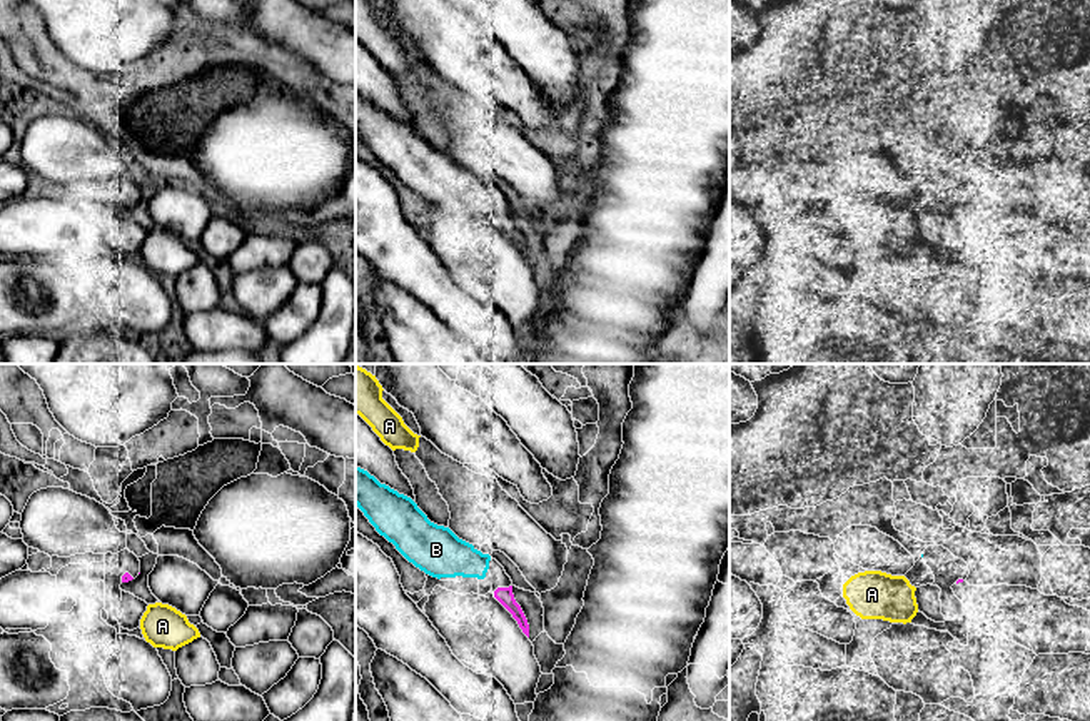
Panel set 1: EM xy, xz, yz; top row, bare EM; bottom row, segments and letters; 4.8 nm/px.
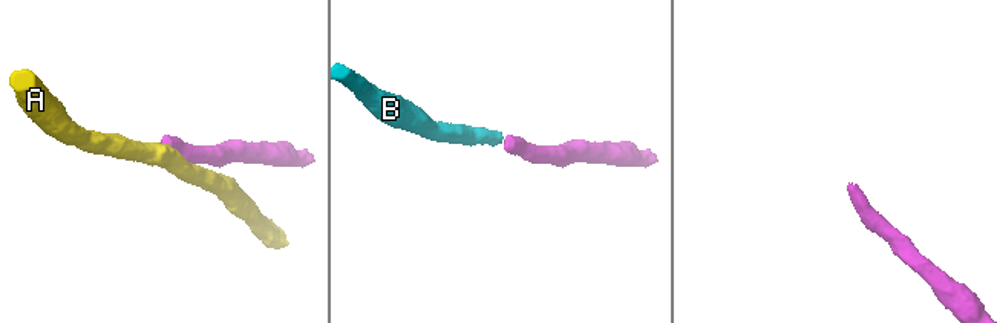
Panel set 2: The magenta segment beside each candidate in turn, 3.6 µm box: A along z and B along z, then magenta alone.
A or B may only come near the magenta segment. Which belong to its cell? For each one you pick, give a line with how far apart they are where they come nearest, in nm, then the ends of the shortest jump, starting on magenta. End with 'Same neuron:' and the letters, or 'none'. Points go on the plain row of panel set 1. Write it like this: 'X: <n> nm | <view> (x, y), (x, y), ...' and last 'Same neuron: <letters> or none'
B: 90 nm | xz (496, 216), (484, 202)
Same neuron: B

